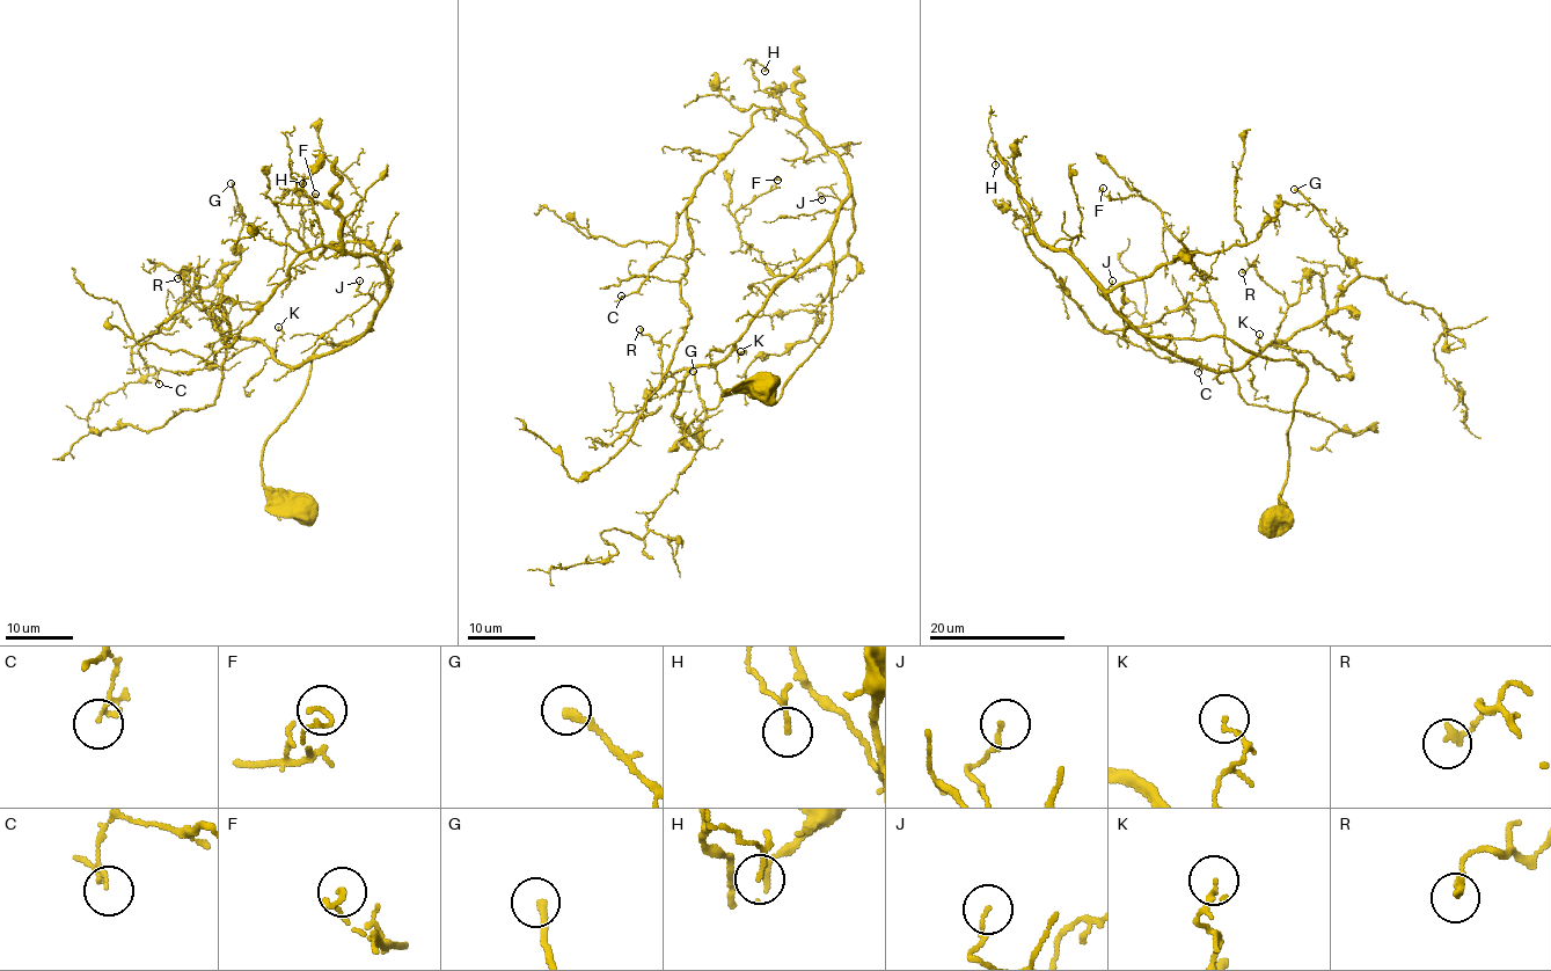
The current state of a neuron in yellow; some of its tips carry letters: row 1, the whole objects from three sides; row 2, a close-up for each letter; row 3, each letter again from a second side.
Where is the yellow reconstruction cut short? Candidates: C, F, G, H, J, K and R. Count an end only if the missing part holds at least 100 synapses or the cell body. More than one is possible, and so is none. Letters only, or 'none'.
none

